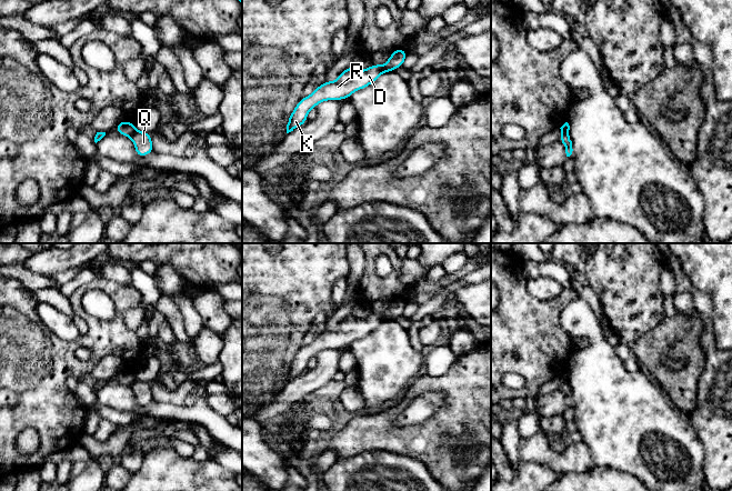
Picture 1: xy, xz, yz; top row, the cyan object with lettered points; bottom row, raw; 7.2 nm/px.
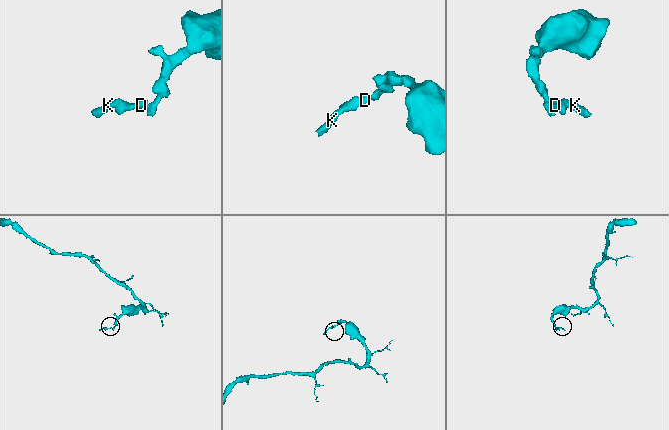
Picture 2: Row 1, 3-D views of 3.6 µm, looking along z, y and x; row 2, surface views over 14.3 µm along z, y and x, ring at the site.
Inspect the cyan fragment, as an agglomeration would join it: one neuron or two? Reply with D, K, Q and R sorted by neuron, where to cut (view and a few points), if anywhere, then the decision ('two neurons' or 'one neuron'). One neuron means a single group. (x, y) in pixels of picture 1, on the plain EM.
groups D K R / Q; cut xy (136, 379), (130, 386); two neurons

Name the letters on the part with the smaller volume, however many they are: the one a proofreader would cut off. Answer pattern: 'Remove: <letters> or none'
Remove: D, K, R

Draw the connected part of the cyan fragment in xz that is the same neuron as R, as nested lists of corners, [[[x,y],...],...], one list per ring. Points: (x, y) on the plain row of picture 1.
[[[374,312],[365,319],[357,319],[353,315],[345,317],[334,330],[324,330],[310,344],[300,349],[289,364],[287,382],[304,373],[310,359],[320,351],[349,348],[354,340],[367,337],[382,322],[383,315]]]

